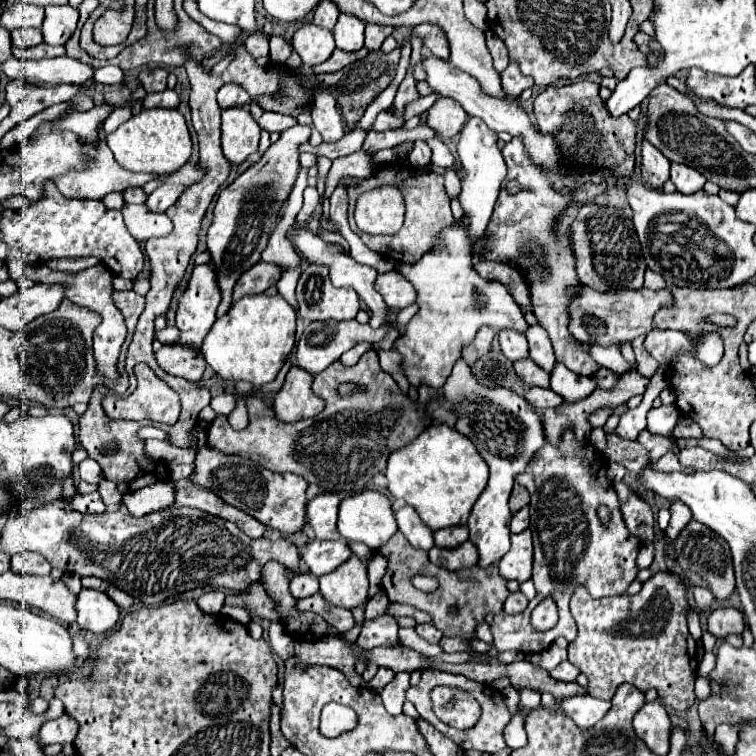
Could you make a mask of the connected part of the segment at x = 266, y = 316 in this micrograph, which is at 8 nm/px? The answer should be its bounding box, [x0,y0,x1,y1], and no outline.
[200,295,296,387]

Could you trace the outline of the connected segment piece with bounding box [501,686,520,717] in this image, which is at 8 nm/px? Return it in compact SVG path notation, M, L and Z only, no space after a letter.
M506 687L501 693L508 706L511 716L513 717L516 713L516 707L520 701L520 694L513 687Z

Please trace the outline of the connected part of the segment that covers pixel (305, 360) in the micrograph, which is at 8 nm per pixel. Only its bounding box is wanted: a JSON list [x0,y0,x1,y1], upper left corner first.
[298,305,416,375]

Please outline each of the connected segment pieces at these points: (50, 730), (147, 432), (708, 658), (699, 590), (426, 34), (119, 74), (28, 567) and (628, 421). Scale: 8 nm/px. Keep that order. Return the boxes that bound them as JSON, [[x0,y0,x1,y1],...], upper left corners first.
[[40,713,78,745],[136,425,172,441],[698,652,716,676],[692,587,714,613],[412,25,450,59],[92,65,124,83],[12,551,52,575],[616,407,648,439]]

